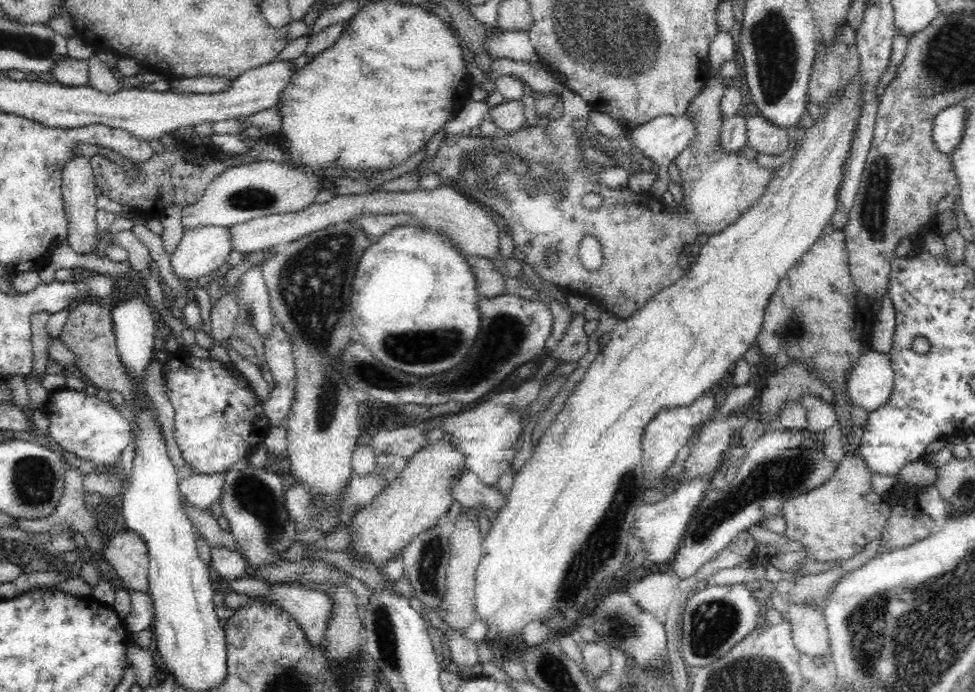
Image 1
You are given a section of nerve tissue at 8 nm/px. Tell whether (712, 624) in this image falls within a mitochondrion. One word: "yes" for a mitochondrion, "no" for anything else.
yes

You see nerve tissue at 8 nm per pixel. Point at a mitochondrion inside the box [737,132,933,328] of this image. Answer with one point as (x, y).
(875, 205)

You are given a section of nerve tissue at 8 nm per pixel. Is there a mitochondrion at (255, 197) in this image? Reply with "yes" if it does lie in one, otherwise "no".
yes

